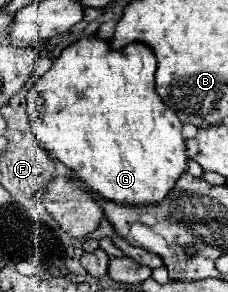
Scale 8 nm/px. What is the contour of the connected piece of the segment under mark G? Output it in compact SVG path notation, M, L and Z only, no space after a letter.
M97 36L81 38L61 52L53 66L27 94L27 114L31 118L37 146L73 170L71 180L83 182L89 192L103 200L131 206L159 204L187 172L181 120L177 120L175 112L157 96L155 68L155 54L145 44L129 44L111 52L109 44Z

